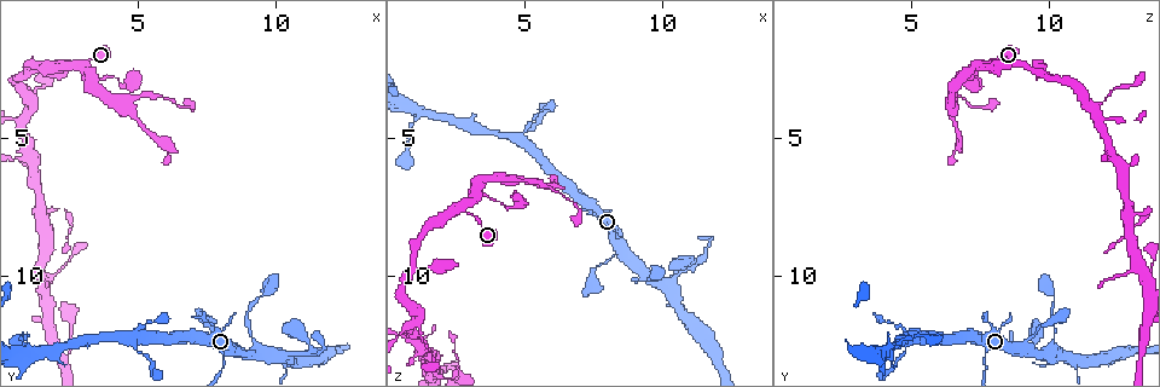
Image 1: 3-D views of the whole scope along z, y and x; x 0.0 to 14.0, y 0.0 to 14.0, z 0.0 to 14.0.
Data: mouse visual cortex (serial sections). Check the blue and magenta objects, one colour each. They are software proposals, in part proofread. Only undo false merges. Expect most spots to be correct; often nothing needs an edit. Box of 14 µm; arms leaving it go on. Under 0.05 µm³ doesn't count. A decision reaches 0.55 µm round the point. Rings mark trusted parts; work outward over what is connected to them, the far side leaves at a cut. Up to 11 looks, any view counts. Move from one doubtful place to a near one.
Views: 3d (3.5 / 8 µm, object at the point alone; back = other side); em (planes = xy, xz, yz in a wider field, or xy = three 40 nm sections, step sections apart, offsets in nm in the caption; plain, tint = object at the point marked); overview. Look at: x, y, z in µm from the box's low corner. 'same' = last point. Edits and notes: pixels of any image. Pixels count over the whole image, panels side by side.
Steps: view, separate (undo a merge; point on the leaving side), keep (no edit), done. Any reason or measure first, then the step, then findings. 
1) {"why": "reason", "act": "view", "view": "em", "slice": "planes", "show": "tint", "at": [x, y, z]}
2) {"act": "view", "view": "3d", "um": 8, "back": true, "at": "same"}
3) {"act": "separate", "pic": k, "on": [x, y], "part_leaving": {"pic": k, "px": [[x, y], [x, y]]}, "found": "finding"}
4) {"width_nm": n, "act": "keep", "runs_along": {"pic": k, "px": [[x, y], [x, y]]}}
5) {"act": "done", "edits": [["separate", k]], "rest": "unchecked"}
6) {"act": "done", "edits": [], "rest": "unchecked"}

{"why": "four or more arms meet", "act": "view", "view": "3d", "um": 3.5, "back": true, "at": [4.6, 12.3, 5.1]}

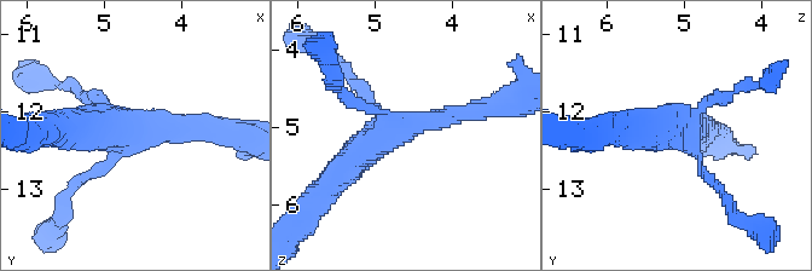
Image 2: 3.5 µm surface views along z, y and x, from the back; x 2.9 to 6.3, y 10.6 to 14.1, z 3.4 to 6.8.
{"arms": 4, "arm_widths_nm": [150, 200, 250, 400], "act": "view", "view": "em", "slice": "planes", "show": "tint", "at": [4.70, 12.30, 5.00]}

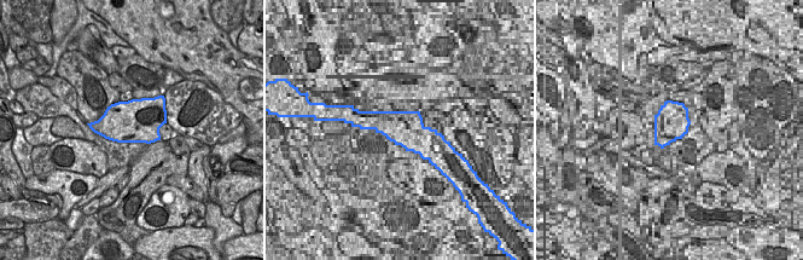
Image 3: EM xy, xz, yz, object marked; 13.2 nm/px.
{"act": "view", "view": "em", "slice": "xy", "step": 1, "show": "tint", "at": "same"}

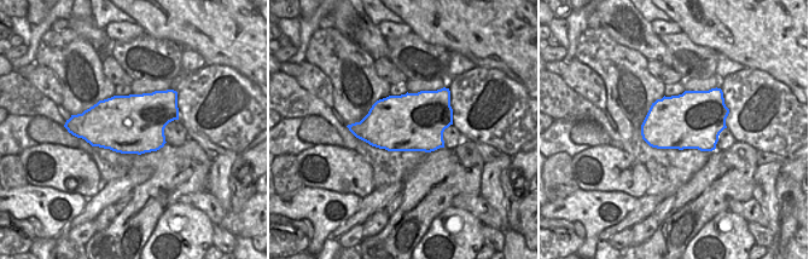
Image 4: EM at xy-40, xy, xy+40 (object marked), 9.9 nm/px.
{"act": "keep", "runs_along": {"pic": 2, "px": [[336, 178], [392, 128], [474, 110]]}, "found": "continuous, no second cell"}

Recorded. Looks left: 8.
{"why": "sudden change in width", "act": "view", "view": "3d", "um": 8, "back": true, "at": [1.4, 7.7, 12.9]}

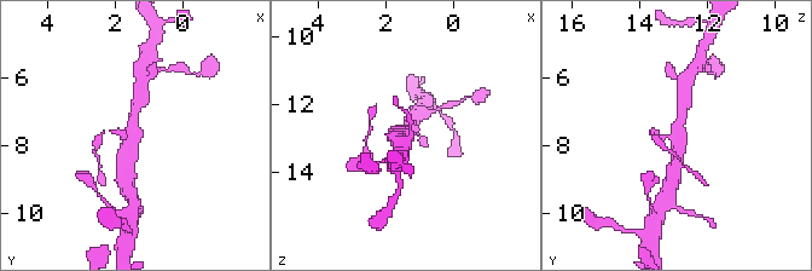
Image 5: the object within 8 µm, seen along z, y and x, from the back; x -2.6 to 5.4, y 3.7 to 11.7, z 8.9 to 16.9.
{"arms": 3, "arm_widths_nm": [200, 300, 400], "why": "shape alone is not enough", "act": "view", "view": "em", "slice": "xy", "step": 5, "show": "tint", "at": [1.5, 7.8, 12.9]}

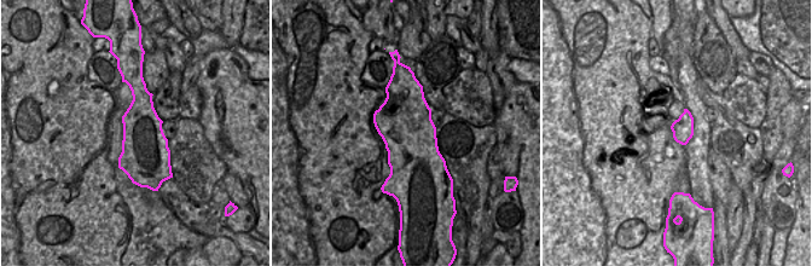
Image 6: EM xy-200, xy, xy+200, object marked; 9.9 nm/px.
{"act": "keep", "runs_along": {"pic": 5, "px": [[138, 101], [126, 169]]}, "found": "all the same cell"}

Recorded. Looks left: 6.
{"why": "three arms meet", "act": "view", "view": "3d", "um": 8, "at": [2.2, 12.8, 13.4]}

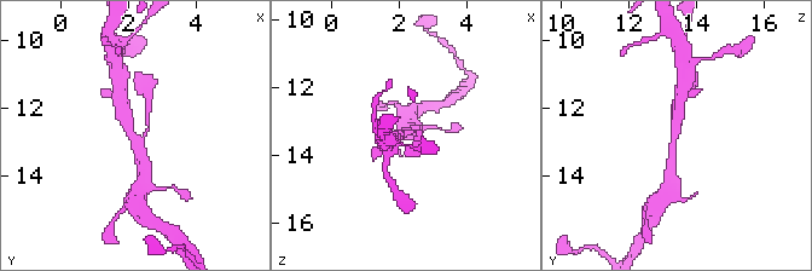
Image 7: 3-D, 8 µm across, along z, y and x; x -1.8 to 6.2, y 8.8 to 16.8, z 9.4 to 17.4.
{"act": "view", "view": "3d", "um": 3.5, "at": [2.3, 12.8, 13.4]}

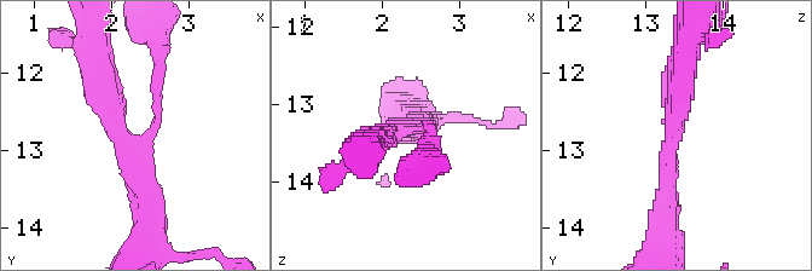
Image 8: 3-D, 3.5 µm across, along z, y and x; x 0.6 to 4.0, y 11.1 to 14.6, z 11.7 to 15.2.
{"arms": 3, "arm_widths_nm": [100, 300, 350], "act": "view", "view": "em", "slice": "xy", "step": 2, "show": "tint", "at": [2.20, 12.90, 13.35]}

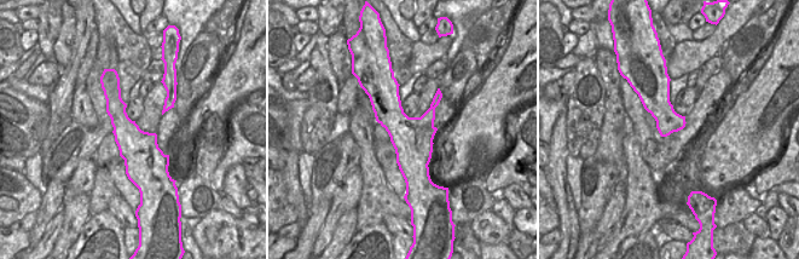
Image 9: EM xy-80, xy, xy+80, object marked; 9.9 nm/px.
{"act": "keep", "runs_along": {"pic": 8, "px": [[371, 143], [386, 131], [430, 125]]}, "found": "continuous, no second cell"}

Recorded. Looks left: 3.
{"why": "thick turns thin", "act": "view", "view": "3d", "um": 3.5, "at": [10.4, 13.3, 10.9]}

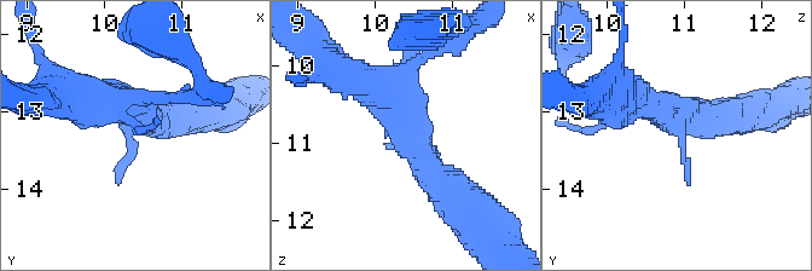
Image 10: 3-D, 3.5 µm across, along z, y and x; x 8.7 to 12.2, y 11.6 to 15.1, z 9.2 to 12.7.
{"act": "view", "view": "em", "slice": "xy", "step": 2, "show": "tint", "at": [10.30, 13.35, 10.90]}

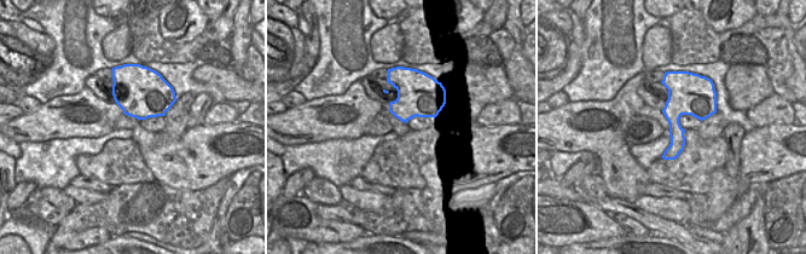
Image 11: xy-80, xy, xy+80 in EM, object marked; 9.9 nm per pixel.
{"width_nm": 280, "act": "keep", "runs_along": {"pic": 10, "px": [[636, 99], [677, 114], [689, 185]]}, "found": "all the same cell"}

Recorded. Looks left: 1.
{"act": "done", "edits": [], "rest": "unchecked"}

